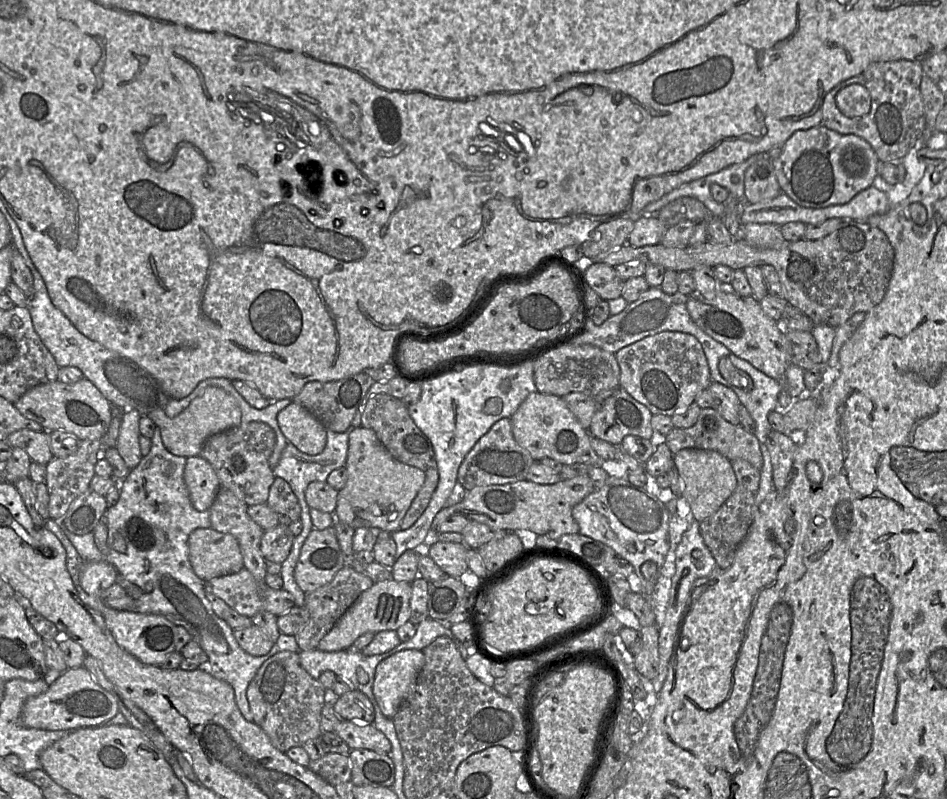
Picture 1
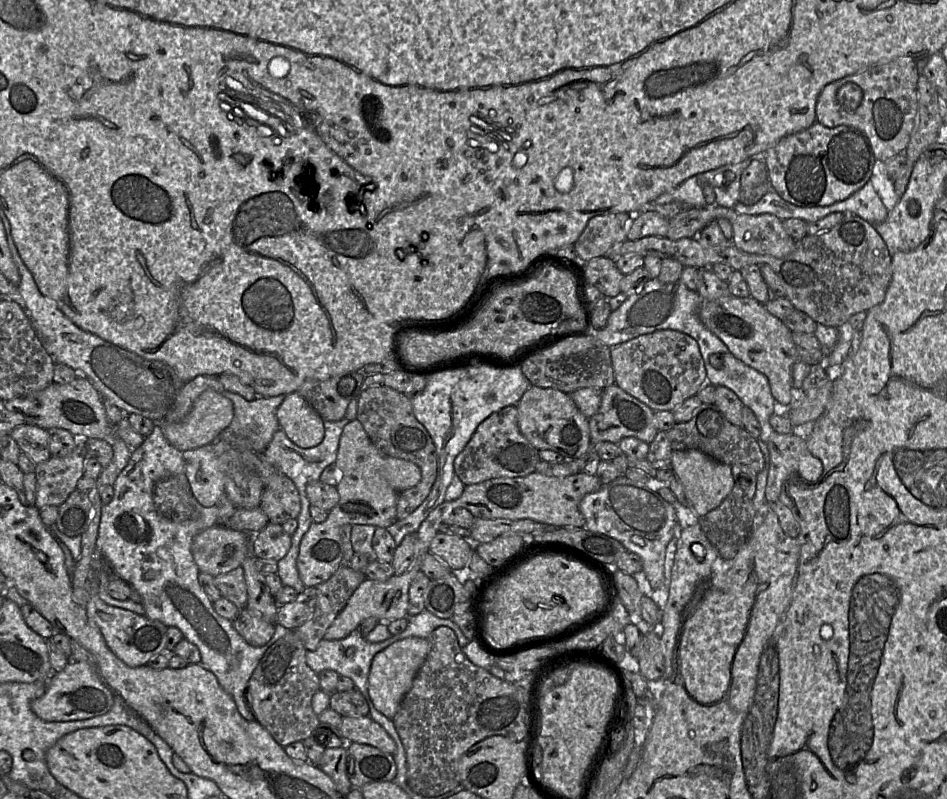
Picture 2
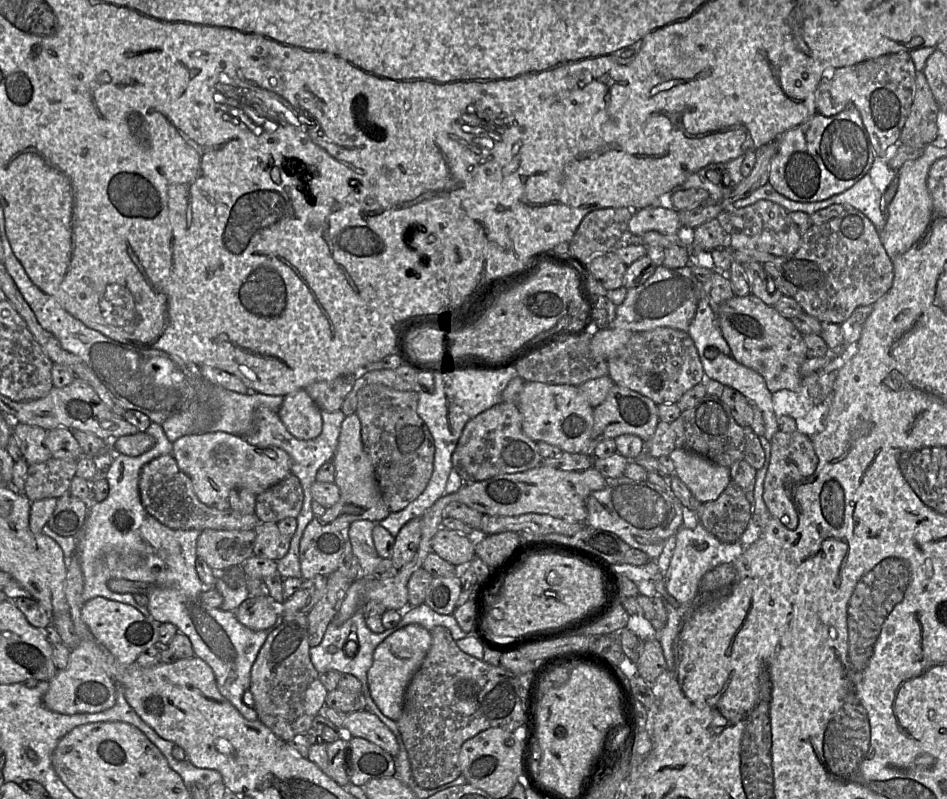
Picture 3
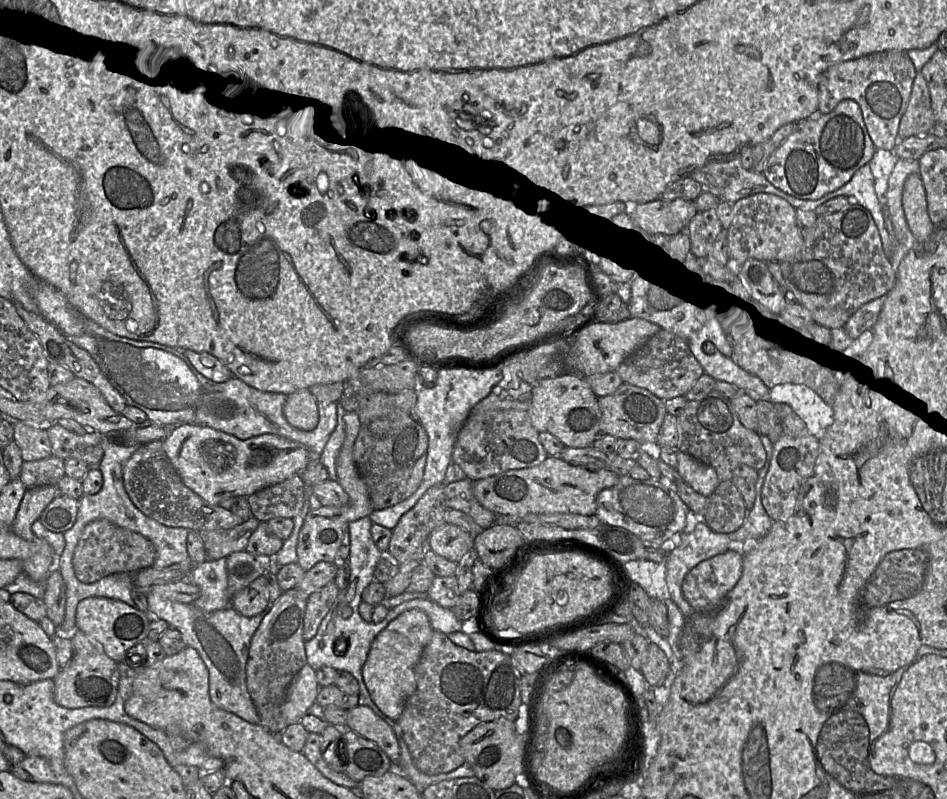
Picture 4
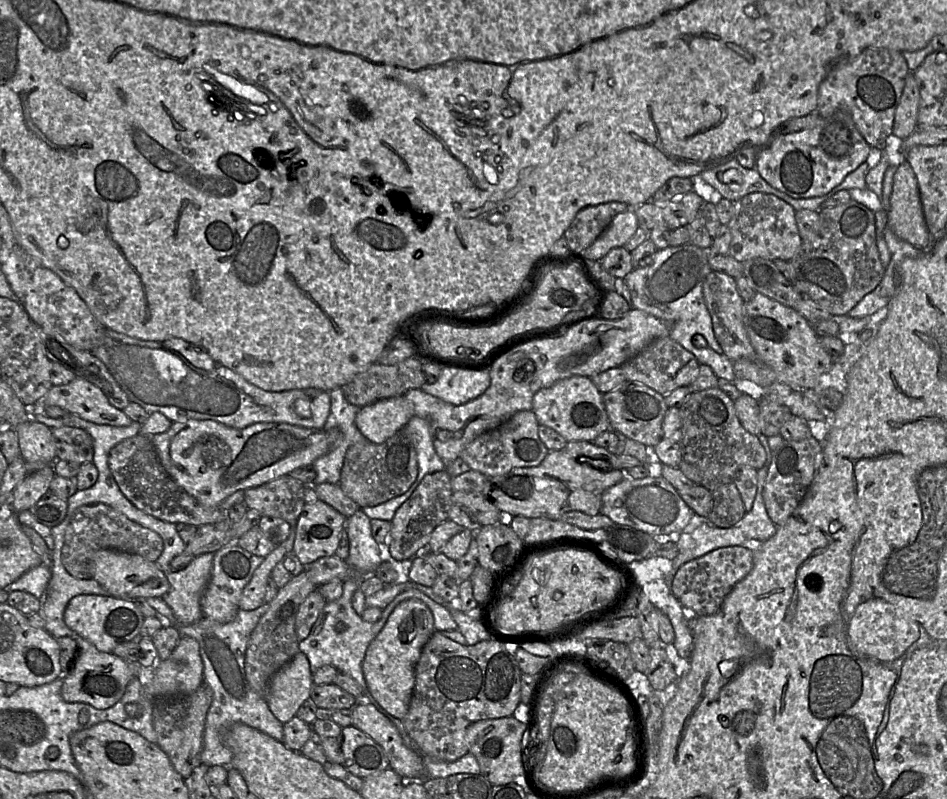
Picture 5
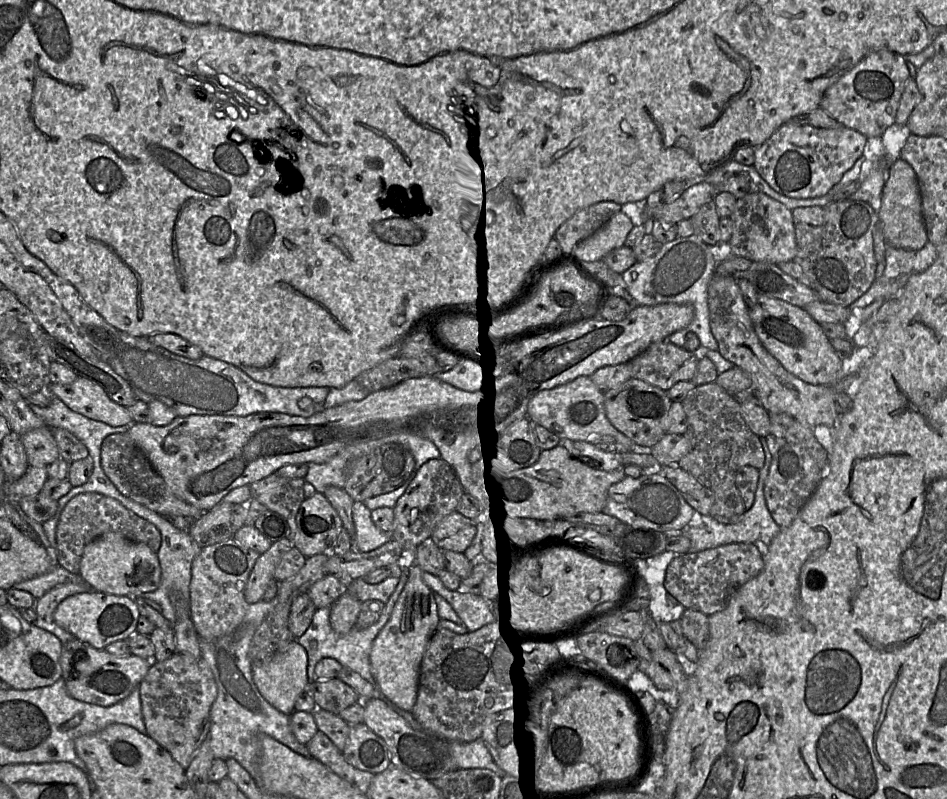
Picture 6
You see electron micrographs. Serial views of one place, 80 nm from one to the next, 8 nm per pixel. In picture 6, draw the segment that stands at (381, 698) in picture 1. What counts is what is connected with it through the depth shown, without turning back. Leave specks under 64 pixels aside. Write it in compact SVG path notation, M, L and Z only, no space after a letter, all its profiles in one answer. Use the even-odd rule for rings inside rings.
M402 550L402 572L404 570L407 570L407 582L389 620L372 644L370 666L379 691L400 709L411 711L417 695L420 663L440 619L434 595L423 582L415 554L413 558L404 558Z

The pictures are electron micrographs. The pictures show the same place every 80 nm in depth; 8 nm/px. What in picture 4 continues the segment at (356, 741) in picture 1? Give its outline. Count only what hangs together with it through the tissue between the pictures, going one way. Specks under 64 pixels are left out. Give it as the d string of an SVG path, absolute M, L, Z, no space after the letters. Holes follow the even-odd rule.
M359 704L347 712L346 728L374 742L396 765L400 759L400 747L389 724L364 704Z

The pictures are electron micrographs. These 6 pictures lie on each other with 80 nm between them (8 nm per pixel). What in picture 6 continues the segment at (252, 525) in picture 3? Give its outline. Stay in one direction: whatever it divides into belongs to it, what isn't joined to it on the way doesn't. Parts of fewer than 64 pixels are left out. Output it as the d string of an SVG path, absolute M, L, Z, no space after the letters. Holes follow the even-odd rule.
M127 433L108 435L101 445L101 466L120 493L162 515L184 516L191 521L205 512L176 496L163 478L154 470L146 455L134 444Z

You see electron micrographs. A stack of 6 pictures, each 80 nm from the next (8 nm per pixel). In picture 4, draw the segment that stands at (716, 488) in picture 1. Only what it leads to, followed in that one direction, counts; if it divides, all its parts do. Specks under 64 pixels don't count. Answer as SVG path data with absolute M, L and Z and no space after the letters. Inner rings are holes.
M682 451L677 452L677 460L679 475L693 490L705 497L714 492L720 482L713 467L694 459Z

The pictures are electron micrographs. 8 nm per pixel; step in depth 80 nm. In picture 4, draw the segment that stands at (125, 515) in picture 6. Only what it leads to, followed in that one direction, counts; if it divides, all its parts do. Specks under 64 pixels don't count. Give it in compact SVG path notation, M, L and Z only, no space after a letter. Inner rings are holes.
M96 519L83 528L74 549L72 565L78 580L93 583L110 574L150 568L154 559L155 548L147 538L106 519Z

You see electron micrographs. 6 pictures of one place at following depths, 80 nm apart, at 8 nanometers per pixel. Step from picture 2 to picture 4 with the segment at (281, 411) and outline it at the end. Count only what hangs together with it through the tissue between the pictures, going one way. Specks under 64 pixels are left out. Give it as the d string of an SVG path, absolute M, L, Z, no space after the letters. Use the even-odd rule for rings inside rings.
M309 389L298 390L287 395L283 414L291 426L311 431L316 428L319 421L317 400Z

